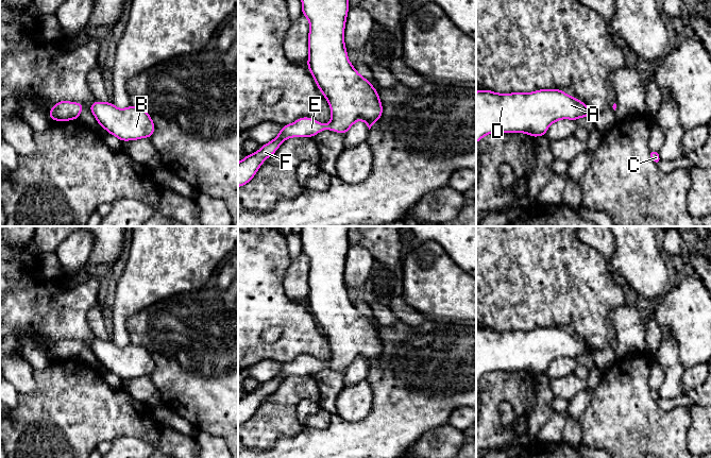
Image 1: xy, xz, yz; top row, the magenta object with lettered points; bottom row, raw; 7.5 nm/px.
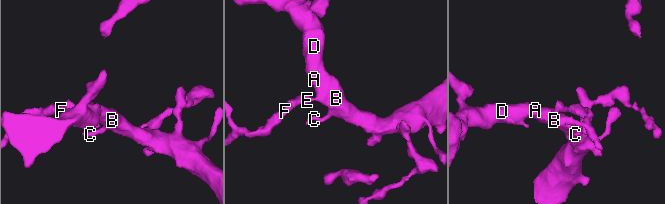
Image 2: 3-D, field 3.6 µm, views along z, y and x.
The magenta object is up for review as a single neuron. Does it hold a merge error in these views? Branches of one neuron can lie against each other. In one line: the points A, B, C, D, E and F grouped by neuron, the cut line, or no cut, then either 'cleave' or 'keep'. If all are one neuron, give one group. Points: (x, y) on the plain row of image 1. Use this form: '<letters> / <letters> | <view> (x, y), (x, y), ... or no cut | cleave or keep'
A B C D E F | no cut | keep

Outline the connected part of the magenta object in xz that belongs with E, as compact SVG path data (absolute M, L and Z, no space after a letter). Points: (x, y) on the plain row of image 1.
M302 226L302 252L308 257L310 267L308 271L308 300L307 305L312 312L315 320L327 338L331 349L332 357L327 362L322 362L317 358L308 355L302 355L291 362L283 363L280 372L270 380L263 383L263 385L255 391L247 393L238 401L238 426L248 422L256 412L260 403L271 393L275 391L284 378L290 375L314 375L323 368L331 368L337 371L346 373L348 368L357 359L363 358L369 366L378 359L383 352L383 343L378 336L378 329L371 323L371 321L361 315L350 301L346 286L344 284L344 265L346 253L349 250L349 226Z

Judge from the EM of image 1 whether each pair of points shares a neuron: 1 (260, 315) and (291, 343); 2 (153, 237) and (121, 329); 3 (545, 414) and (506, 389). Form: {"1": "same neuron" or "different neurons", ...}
{"1": "same neuron", "2": "same neuron", "3": "different neurons"}

